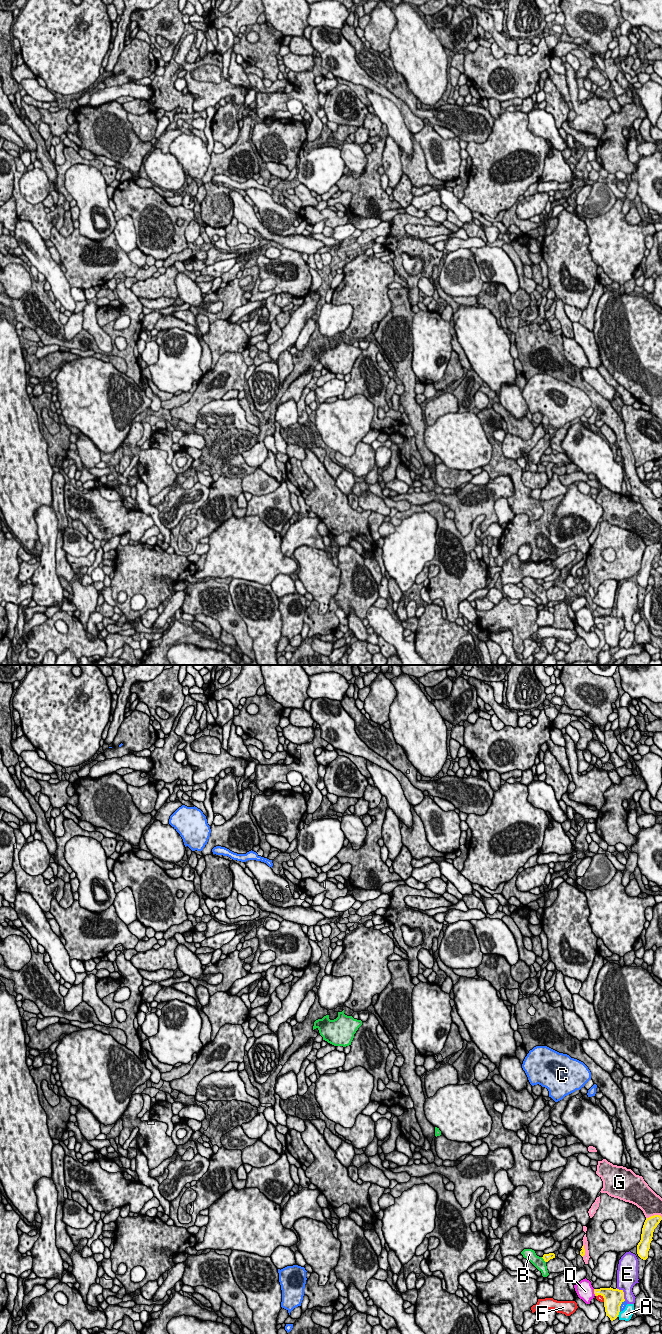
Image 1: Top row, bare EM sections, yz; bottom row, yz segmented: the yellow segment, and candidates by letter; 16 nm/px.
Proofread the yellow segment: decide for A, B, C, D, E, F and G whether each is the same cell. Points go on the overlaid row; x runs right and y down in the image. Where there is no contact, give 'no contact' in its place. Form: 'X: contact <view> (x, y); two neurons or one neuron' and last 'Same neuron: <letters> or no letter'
A: contact yz (618, 1314); two neurons
B: contact yz (544, 1260); two neurons
C: contact yz (620, 1305); two neurons
D: contact yz (594, 1292); two neurons
E: contact yz (623, 1293); two neurons
F: contact yz (601, 1295); two neurons
G: contact yz (653, 1216); two neurons
Same neuron: no letter

